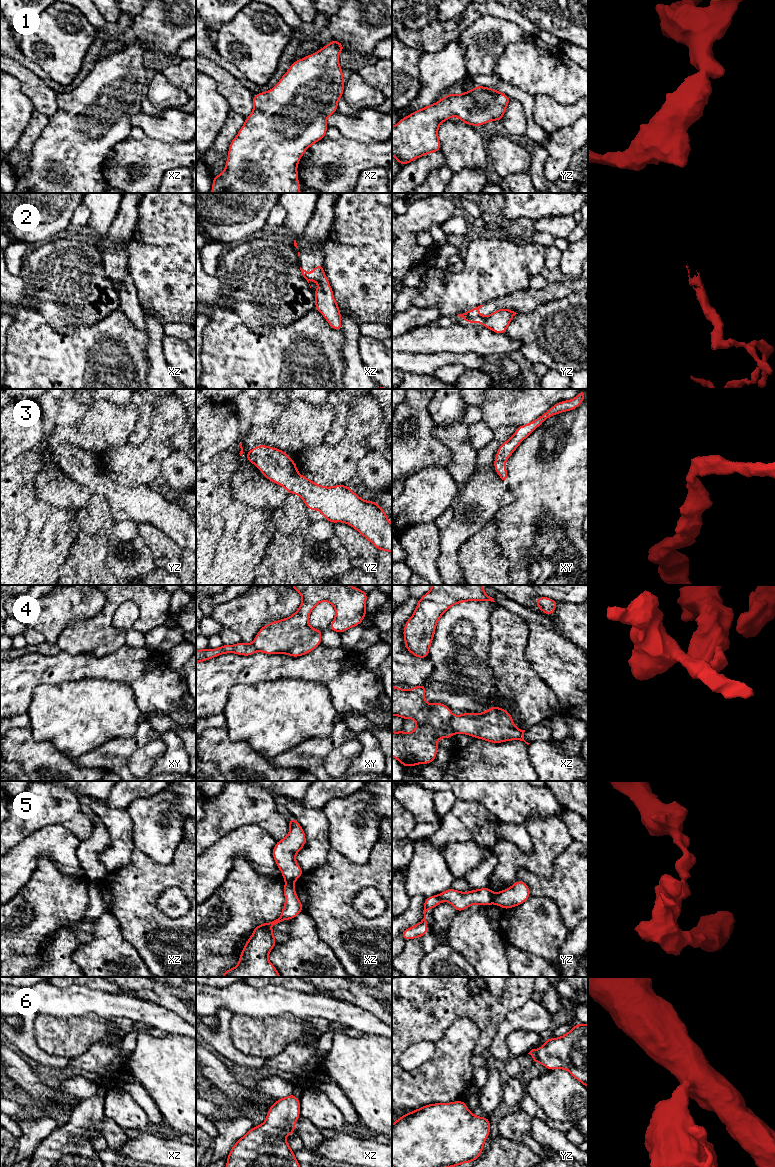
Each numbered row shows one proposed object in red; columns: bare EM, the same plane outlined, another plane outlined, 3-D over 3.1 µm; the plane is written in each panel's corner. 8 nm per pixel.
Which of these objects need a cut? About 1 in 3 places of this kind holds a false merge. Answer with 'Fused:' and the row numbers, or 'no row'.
Fused: 2, 4, 5

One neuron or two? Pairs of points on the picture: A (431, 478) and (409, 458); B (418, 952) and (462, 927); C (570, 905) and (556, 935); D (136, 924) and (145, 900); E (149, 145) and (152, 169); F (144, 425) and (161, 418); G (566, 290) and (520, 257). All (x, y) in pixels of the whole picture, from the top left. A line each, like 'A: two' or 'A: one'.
A: two
B: two
C: two
D: one
E: one
F: two
G: two

